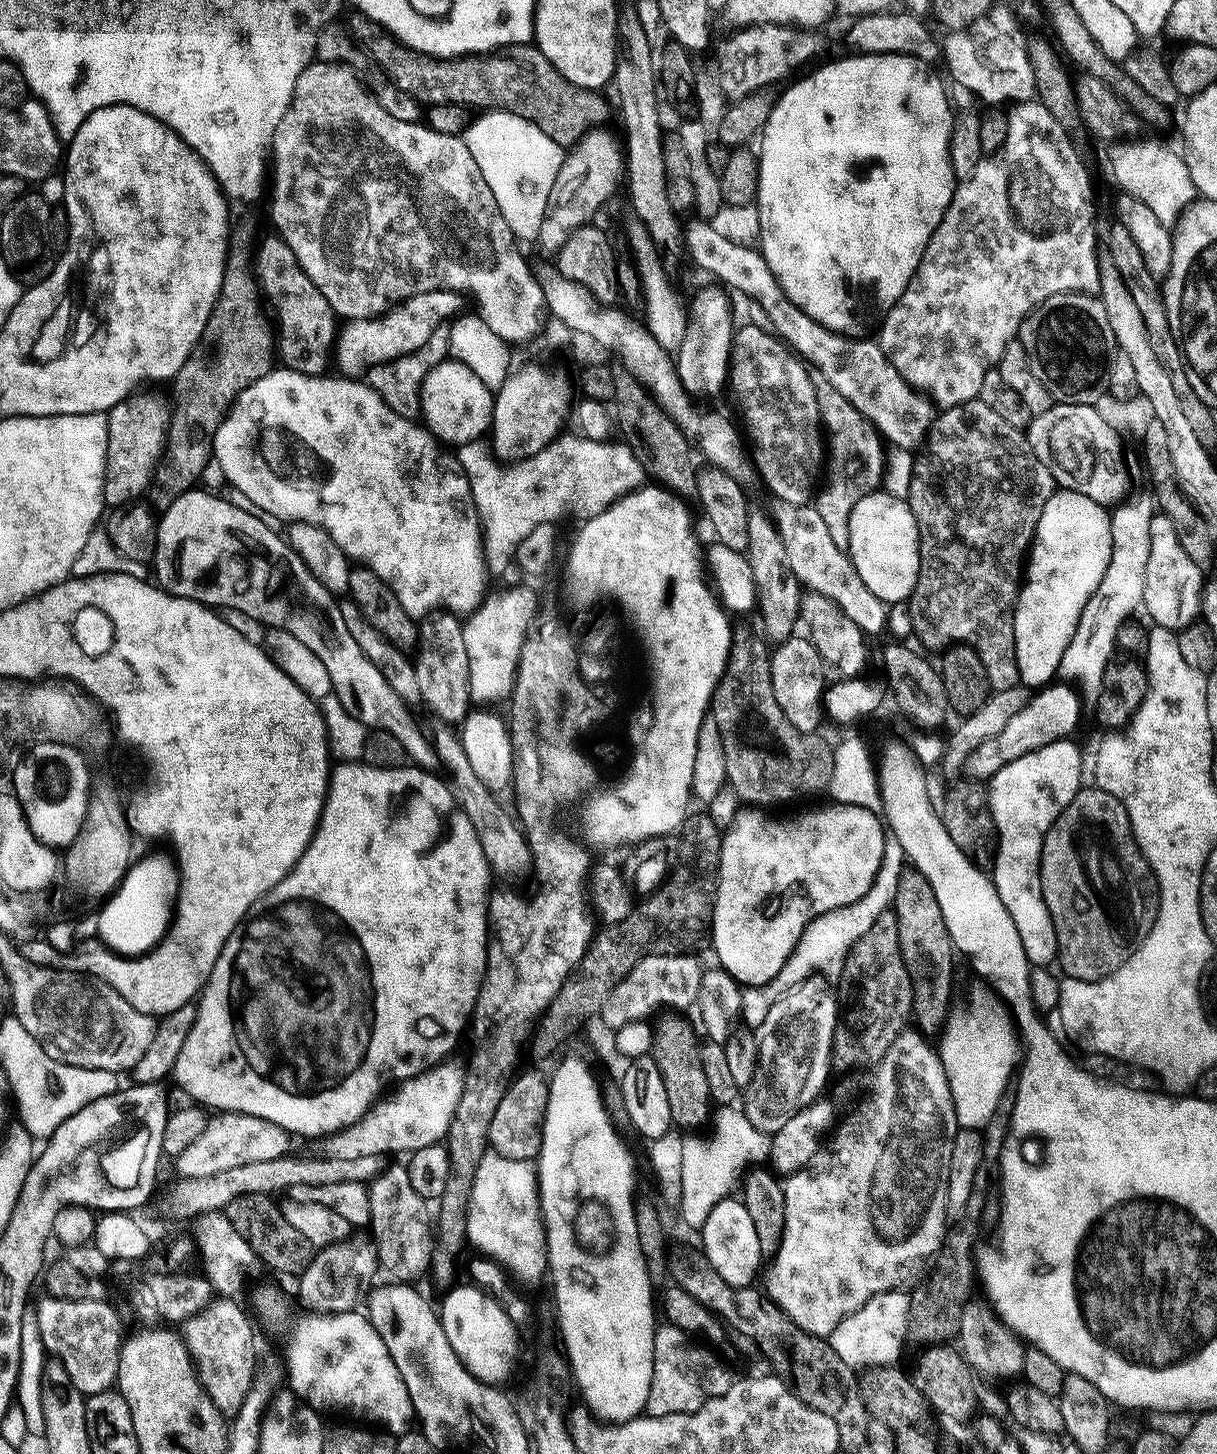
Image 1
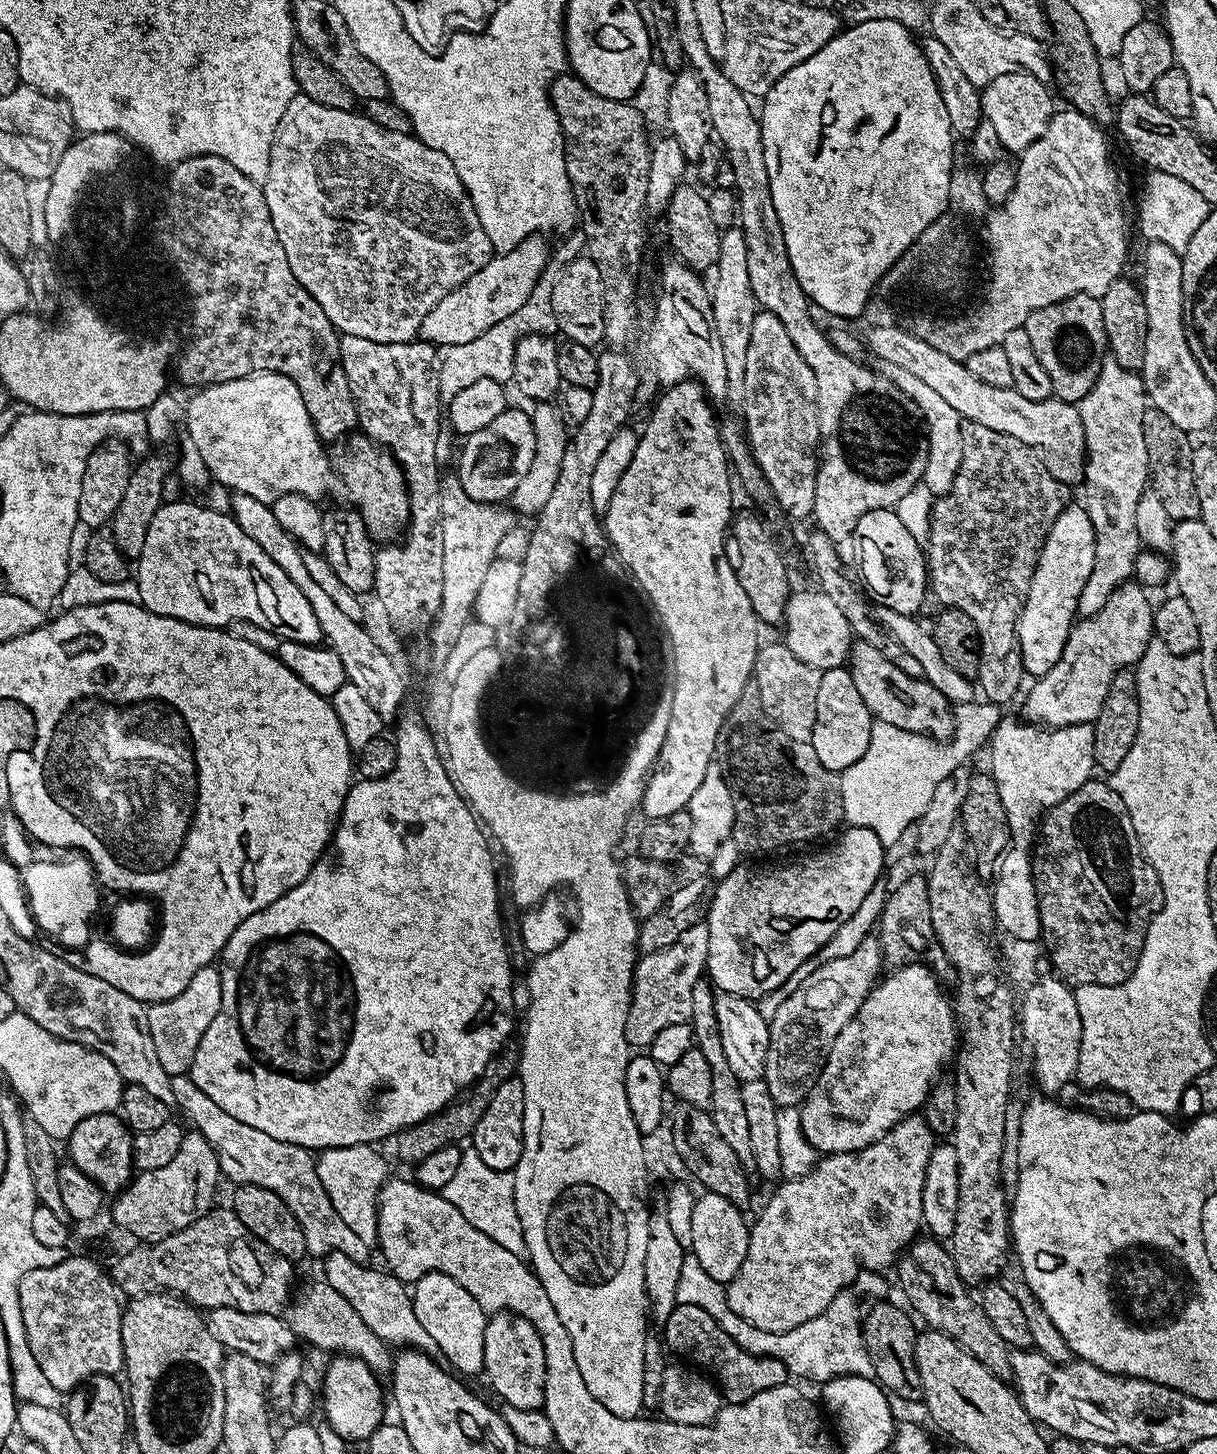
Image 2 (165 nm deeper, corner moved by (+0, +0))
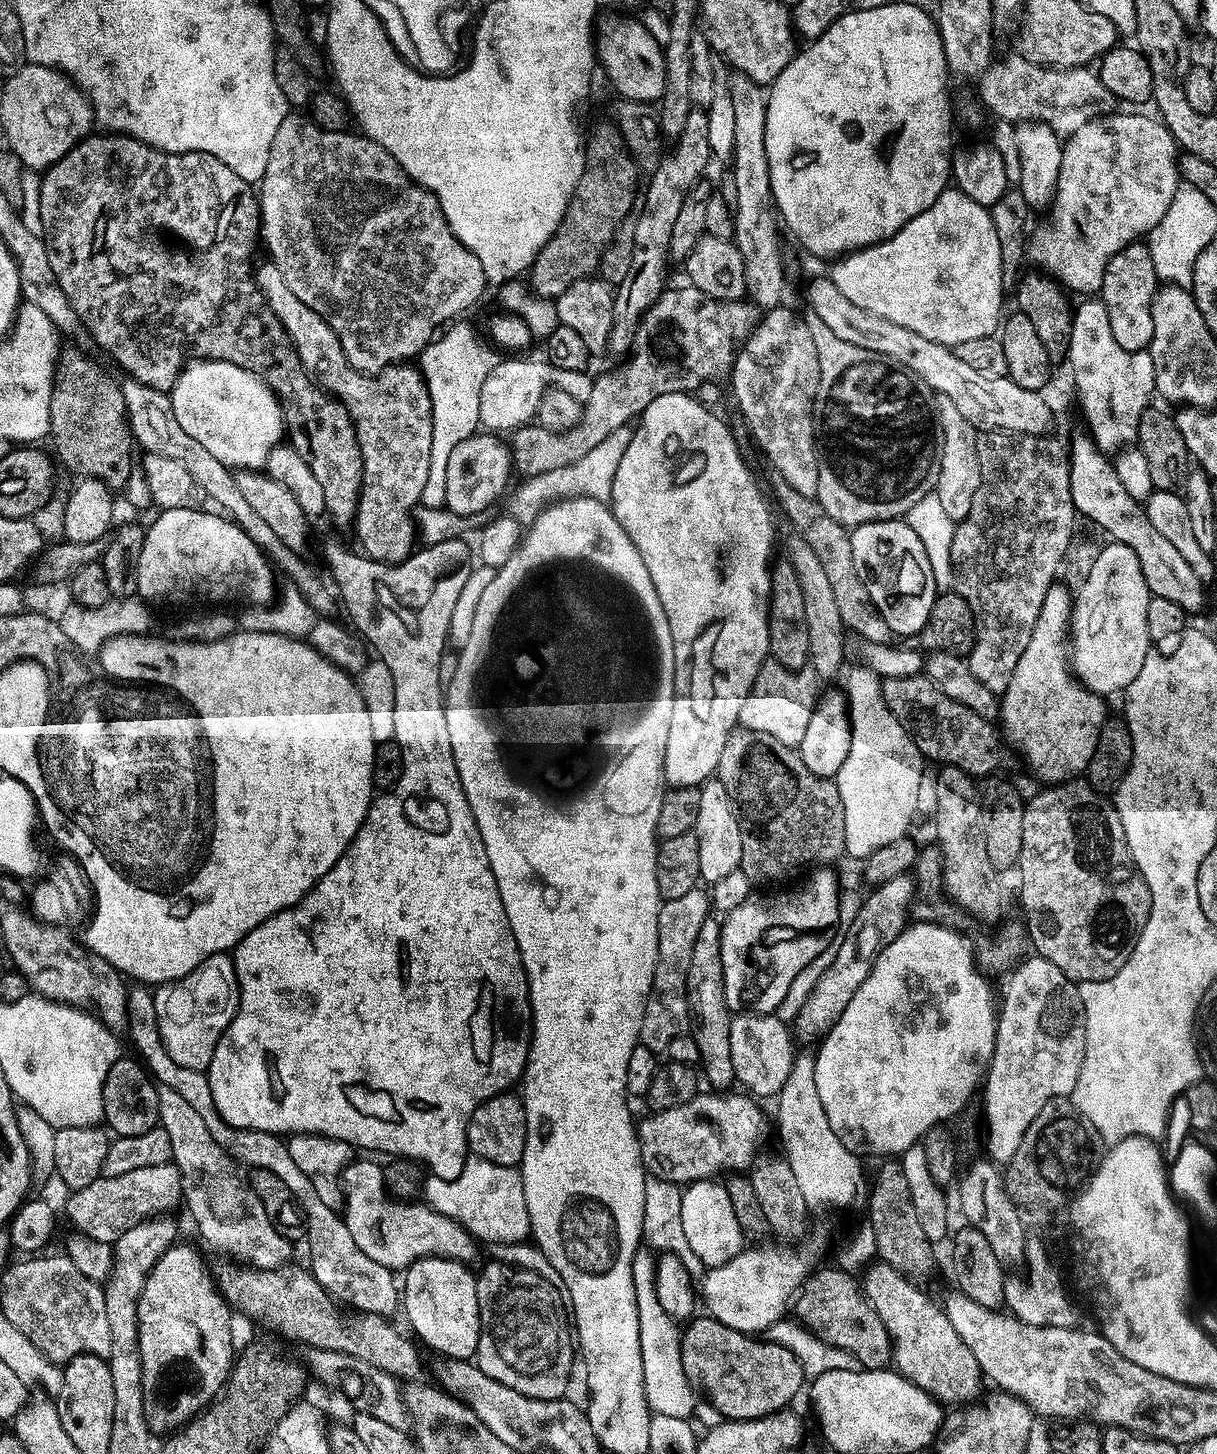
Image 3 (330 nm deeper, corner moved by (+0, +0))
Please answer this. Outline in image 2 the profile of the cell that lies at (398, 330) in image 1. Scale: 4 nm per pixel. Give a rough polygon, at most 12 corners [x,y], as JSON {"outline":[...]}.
{"outline":[[550,244],[493,255],[422,318],[419,339],[474,342],[533,299]]}

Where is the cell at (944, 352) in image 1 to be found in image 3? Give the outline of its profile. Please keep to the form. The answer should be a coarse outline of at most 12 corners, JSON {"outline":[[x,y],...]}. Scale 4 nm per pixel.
{"outline":[[1102,116],[1063,141],[1027,259],[1099,293],[1110,258],[1178,187],[1159,119]]}

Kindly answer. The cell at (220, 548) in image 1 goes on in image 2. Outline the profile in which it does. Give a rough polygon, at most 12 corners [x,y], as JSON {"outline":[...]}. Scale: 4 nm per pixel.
{"outline":[[161,504],[134,564],[146,610],[325,639],[231,515]]}

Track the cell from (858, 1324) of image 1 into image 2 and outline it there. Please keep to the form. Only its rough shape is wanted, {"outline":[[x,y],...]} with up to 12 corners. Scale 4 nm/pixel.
{"outline":[[685,1255],[677,1304],[698,1306],[742,1350],[789,1377],[872,1376],[860,1296],[883,1275],[860,1271],[818,1318],[785,1332],[750,1326]]}

